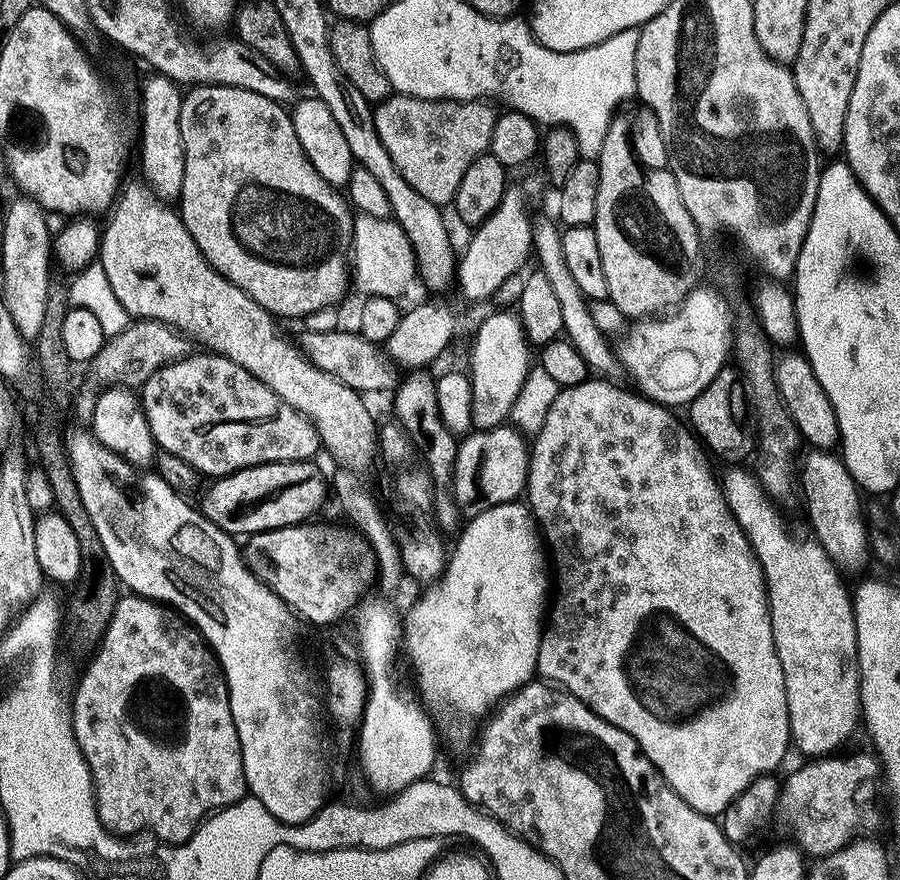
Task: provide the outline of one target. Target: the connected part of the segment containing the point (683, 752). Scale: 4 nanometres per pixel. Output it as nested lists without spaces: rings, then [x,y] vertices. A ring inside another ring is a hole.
[[[589,378],[573,388],[561,388],[558,398],[554,398],[546,413],[542,430],[530,444],[526,504],[542,533],[542,540],[550,553],[550,564],[554,569],[554,595],[550,600],[546,627],[540,638],[536,671],[545,681],[559,686],[569,696],[576,696],[606,722],[633,736],[641,752],[656,752],[654,760],[658,771],[661,776],[670,777],[672,789],[689,801],[692,807],[708,810],[712,804],[711,796],[717,794],[718,788],[722,795],[730,796],[728,798],[740,796],[754,780],[765,774],[772,774],[783,762],[788,748],[790,749],[788,699],[782,666],[776,657],[764,572],[752,553],[746,534],[738,526],[726,502],[721,481],[708,469],[708,464],[704,461],[705,453],[694,439],[693,433],[683,423],[680,425],[668,413],[671,411],[667,407],[640,394],[634,396],[630,392],[619,392],[614,385],[607,384],[604,380],[607,379]],[[688,636],[700,648],[708,648],[718,656],[734,662],[740,678],[740,688],[734,690],[734,696],[728,700],[726,712],[710,714],[704,724],[700,716],[696,726],[688,726]]]

